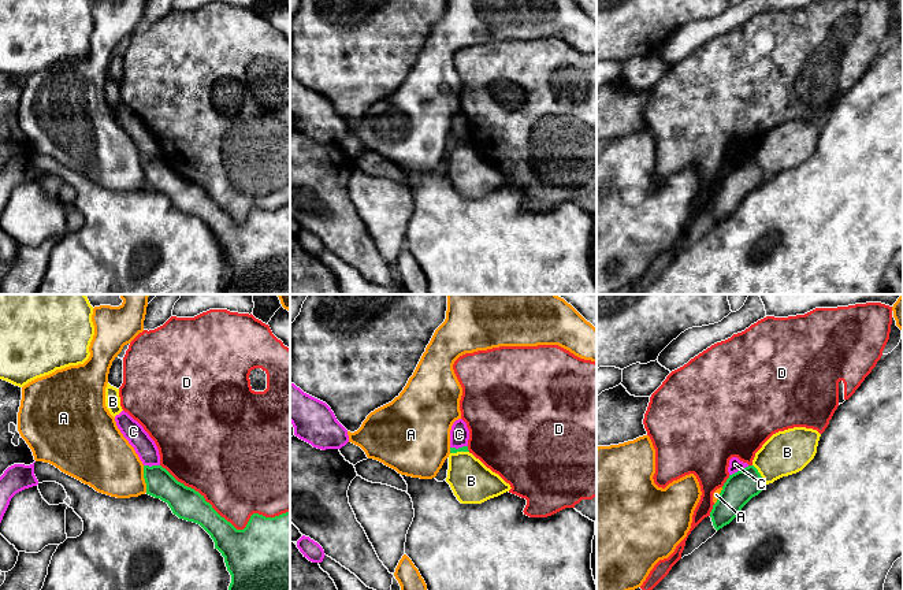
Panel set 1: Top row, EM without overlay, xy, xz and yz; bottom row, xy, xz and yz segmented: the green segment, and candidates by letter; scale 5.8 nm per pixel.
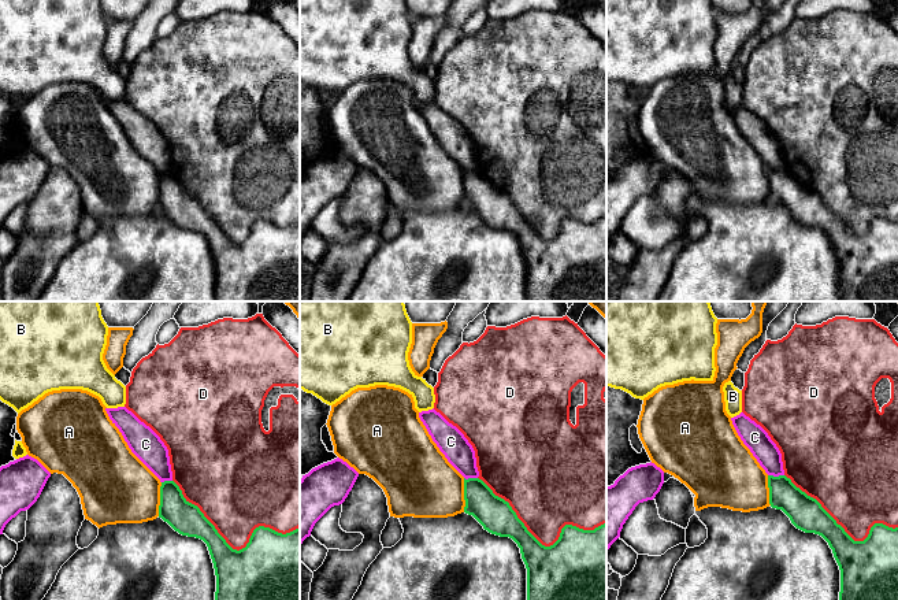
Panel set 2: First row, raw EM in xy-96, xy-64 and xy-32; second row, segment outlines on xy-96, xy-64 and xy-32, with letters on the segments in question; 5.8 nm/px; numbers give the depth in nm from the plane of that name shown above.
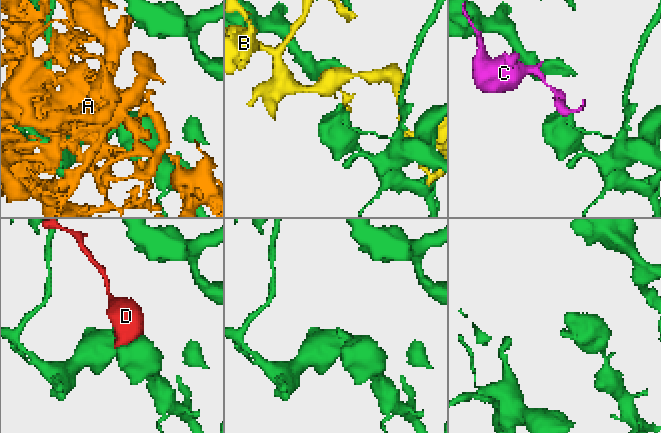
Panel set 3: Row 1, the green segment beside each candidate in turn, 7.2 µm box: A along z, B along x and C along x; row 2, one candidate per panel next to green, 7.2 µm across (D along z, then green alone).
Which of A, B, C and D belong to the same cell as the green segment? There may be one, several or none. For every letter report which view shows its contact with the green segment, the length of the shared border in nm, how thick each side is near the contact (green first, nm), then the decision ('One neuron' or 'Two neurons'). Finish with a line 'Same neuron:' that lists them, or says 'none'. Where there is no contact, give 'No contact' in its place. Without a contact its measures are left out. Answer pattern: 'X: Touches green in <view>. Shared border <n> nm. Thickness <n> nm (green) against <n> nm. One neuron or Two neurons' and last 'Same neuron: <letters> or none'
A: Touches green in xy. Shared border 160 nm. Thickness 170 nm (green) against 340 nm. Two neurons
B: Touches green in yz. Shared border 140 nm. Thickness 180 nm (green) against 260 nm. Two neurons
C: Touches green in yz. Shared border 130 nm. Thickness 180 nm (green) against 80 nm. Two neurons
D: Touches green in xy. Shared border 800 nm. Thickness 320 nm (green) against 420 nm. Two neurons
Same neuron: none

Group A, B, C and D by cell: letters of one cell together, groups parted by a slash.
A / B / C / D

